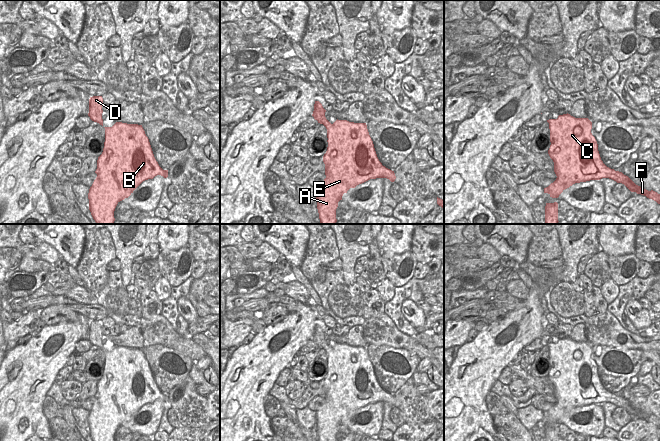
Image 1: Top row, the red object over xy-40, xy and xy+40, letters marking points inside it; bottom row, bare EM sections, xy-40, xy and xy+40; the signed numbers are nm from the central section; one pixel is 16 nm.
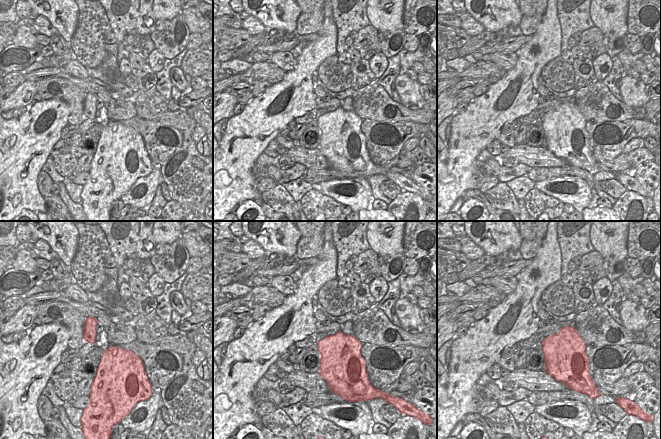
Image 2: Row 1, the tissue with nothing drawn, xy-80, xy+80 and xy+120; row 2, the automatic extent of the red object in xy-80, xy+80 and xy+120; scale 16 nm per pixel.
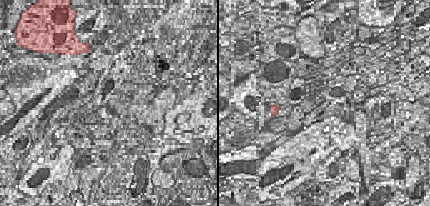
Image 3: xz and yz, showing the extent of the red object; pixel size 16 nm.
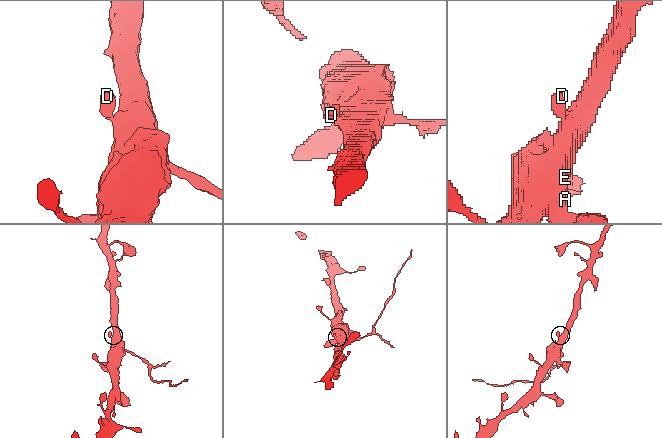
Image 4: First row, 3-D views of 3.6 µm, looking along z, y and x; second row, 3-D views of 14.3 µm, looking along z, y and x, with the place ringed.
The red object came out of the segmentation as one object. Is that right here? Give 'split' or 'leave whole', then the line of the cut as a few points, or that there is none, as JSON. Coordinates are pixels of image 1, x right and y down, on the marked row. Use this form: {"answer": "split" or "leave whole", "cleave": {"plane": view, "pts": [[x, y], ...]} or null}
{"answer": "split", "cleave": {"plane": "xy", "pts": [[392, 171], [384, 177]]}}

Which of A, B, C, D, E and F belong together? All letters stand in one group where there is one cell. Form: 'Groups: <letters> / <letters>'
Groups: A B C D E / F.

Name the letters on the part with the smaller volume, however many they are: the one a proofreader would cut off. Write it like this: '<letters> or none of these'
F

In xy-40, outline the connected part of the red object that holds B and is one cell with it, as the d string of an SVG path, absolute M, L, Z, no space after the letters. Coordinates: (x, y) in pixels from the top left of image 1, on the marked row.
M116 122L112 127L105 128L105 142L102 154L97 160L97 174L89 189L89 210L97 224L113 224L115 221L114 211L117 204L128 198L133 191L145 180L153 179L157 175L166 176L168 170L163 170L156 161L149 139L142 125Z

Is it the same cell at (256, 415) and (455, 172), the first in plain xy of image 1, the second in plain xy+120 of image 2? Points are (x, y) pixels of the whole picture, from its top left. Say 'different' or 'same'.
same

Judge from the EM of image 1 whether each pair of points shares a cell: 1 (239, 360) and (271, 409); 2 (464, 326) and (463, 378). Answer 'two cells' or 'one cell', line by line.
1: two cells
2: two cells

